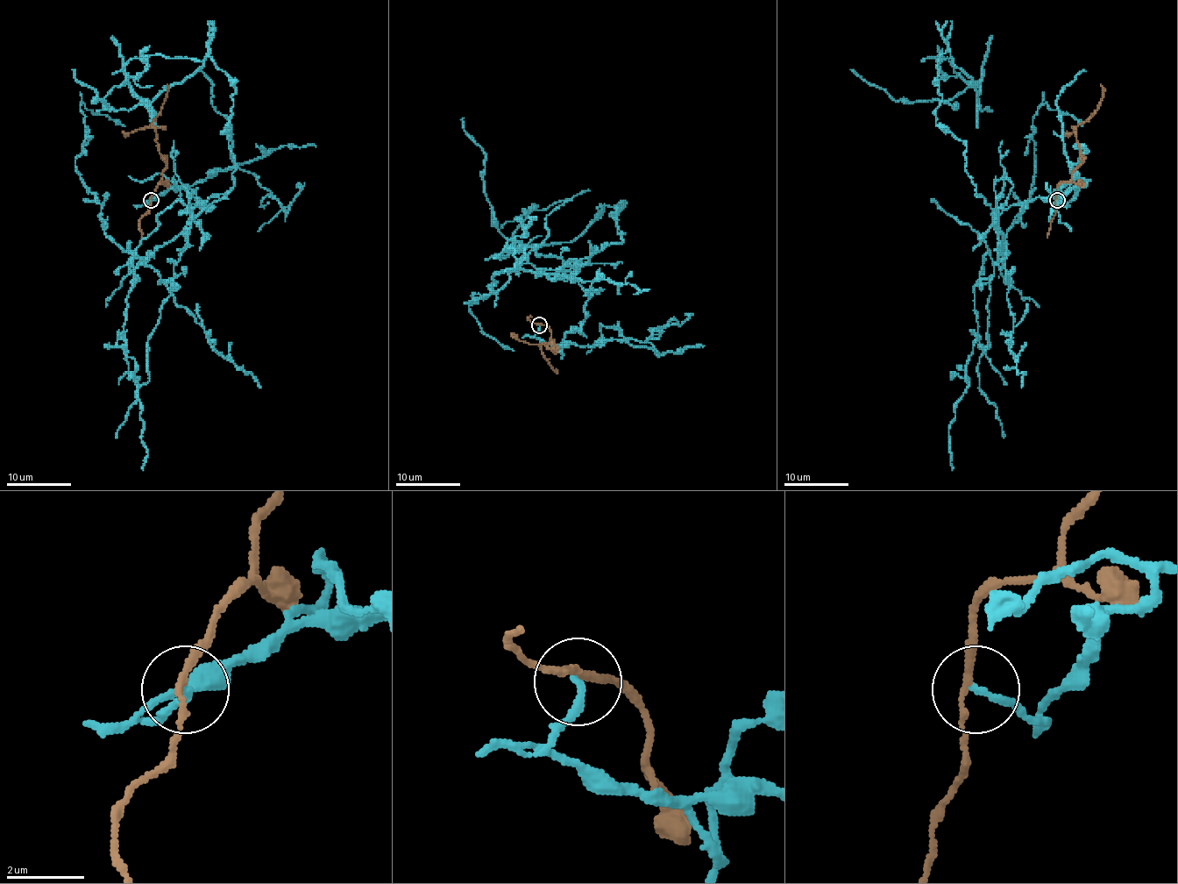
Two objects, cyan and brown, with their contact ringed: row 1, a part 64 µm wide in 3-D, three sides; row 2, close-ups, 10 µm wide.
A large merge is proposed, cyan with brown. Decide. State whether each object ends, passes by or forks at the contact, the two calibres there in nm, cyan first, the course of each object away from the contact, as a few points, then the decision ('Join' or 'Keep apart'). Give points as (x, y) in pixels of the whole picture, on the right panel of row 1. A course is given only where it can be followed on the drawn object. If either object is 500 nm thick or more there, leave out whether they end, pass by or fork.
At the ring cyan ends. At the ring brown passes by. Thickness 200 nm (cyan) against 170 nm. Course of cyan: (1057, 200), (1086, 182), (994, 211), (976, 194), (936, 123), (948, 52), (976, 102), (894, 100), (850, 69). Course of brown: (1057, 199), (1057, 188), (1068, 181), (1071, 171), (1079, 163), (1076, 129), (1097, 108), (1102, 97), (1100, 84). Keep apart

